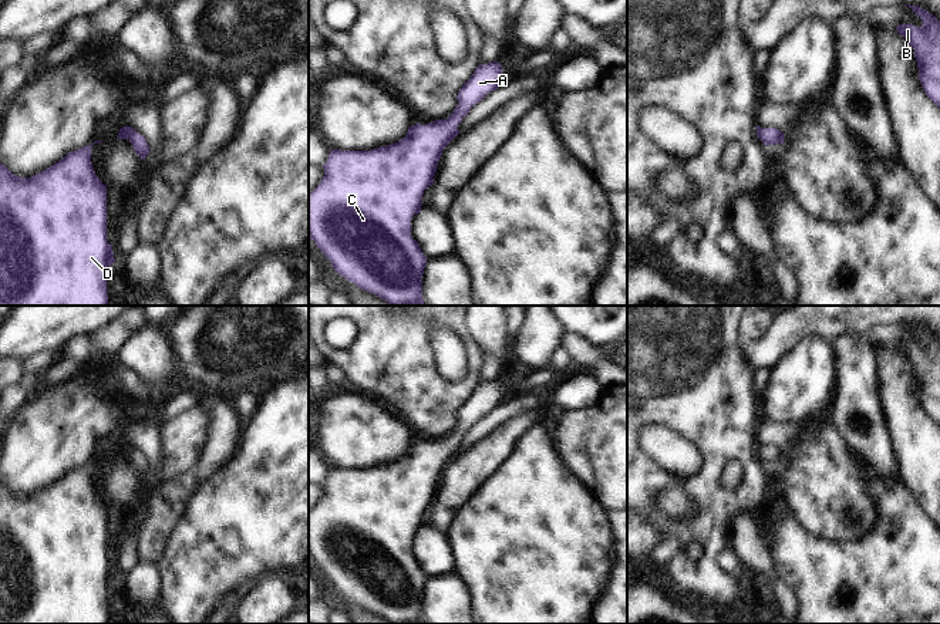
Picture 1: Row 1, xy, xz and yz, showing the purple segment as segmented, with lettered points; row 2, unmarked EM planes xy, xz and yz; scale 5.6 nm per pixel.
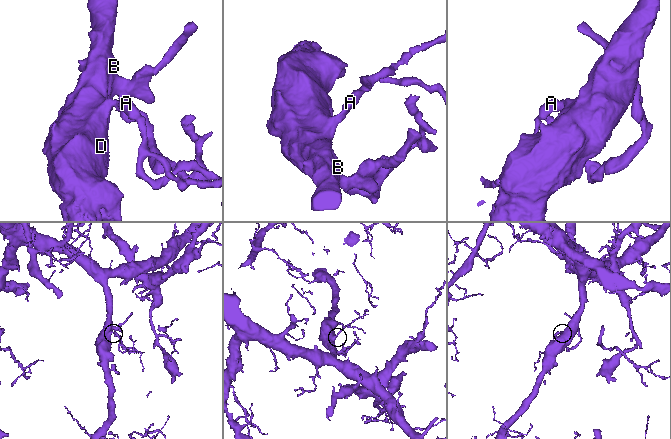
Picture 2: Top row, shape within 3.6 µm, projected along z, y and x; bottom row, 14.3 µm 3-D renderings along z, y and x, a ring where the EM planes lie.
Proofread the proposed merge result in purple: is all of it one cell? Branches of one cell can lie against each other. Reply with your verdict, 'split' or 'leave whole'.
leave whole

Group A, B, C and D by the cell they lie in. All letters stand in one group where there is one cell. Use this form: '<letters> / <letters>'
A B C D

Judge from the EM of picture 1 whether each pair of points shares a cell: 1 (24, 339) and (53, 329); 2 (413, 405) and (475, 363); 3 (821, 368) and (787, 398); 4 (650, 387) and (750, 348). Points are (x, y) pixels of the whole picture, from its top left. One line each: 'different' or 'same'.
1: same
2: same
3: same
4: different

